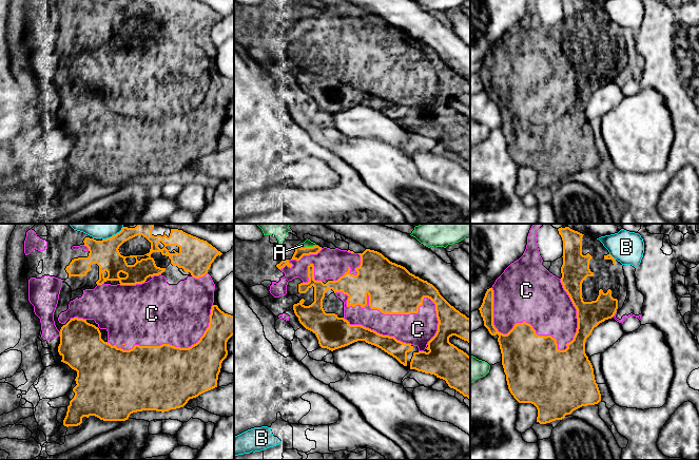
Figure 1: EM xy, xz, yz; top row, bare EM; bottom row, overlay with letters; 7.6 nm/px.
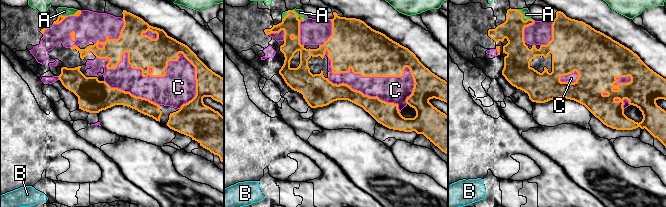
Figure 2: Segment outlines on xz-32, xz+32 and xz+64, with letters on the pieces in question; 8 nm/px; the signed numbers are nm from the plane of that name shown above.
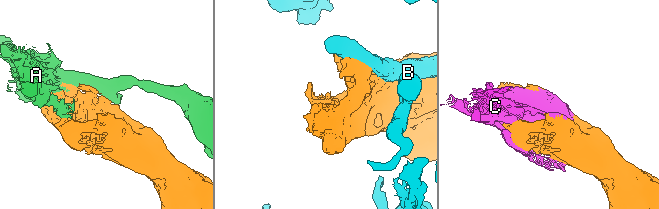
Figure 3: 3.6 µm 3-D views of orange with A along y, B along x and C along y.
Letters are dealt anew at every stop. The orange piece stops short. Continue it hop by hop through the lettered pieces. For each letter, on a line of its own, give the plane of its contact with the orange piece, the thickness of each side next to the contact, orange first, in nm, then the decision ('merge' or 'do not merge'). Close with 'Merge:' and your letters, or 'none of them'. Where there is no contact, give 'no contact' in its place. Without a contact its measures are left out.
A: xz | 80/60 nm | do not merge
B: xy | 200/30 nm | do not merge
C: yz | 360/460 nm | merge
Merge: C

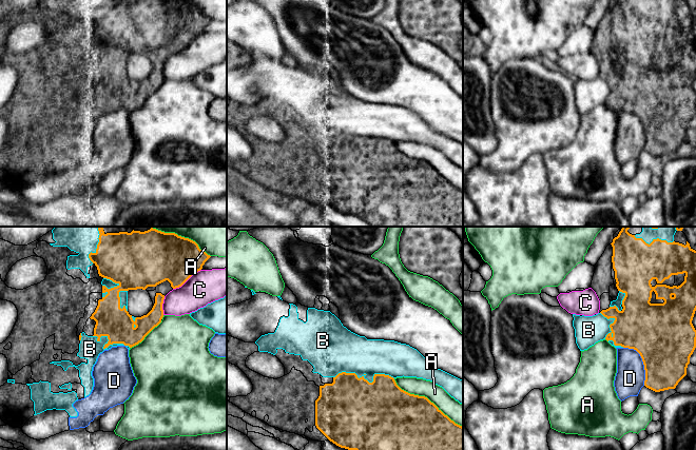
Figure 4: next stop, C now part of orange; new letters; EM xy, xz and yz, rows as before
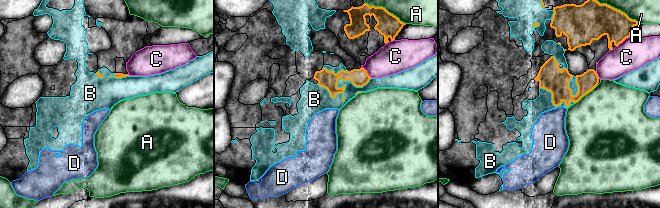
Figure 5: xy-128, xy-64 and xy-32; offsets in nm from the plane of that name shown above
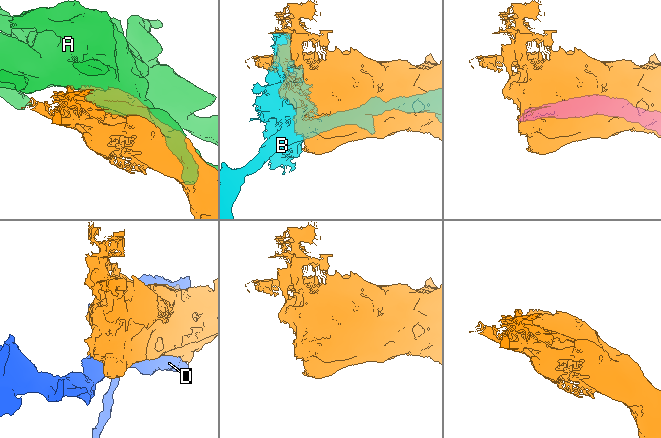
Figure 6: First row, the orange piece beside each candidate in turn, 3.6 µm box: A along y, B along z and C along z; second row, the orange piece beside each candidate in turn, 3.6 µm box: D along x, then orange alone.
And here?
A: xz | 480/140 nm | do not merge
B: xz | 480/300 nm | do not merge
C: xy | 360/260 nm | do not merge
D: yz | 460/220 nm | do not merge
Merge: none of them

